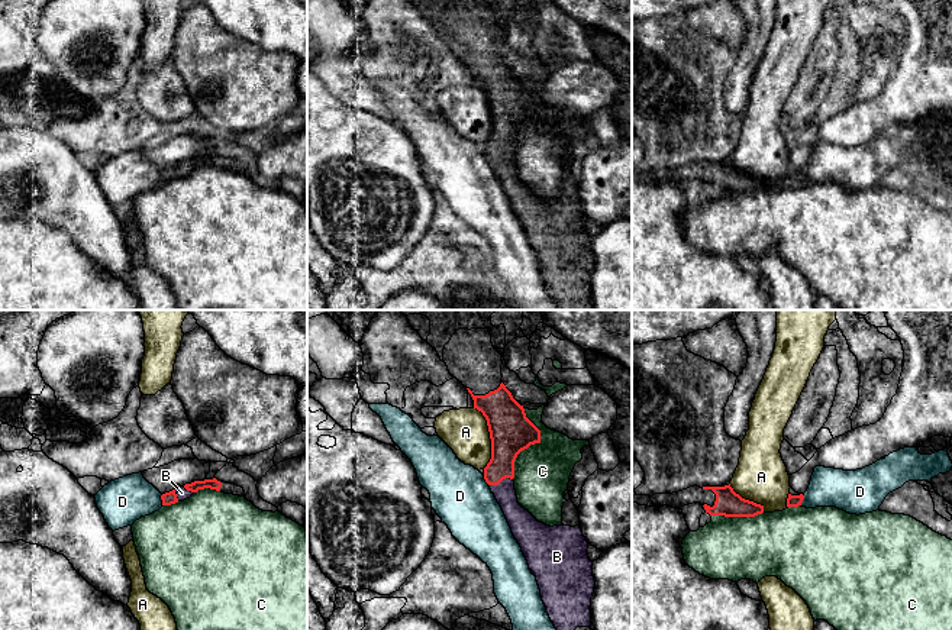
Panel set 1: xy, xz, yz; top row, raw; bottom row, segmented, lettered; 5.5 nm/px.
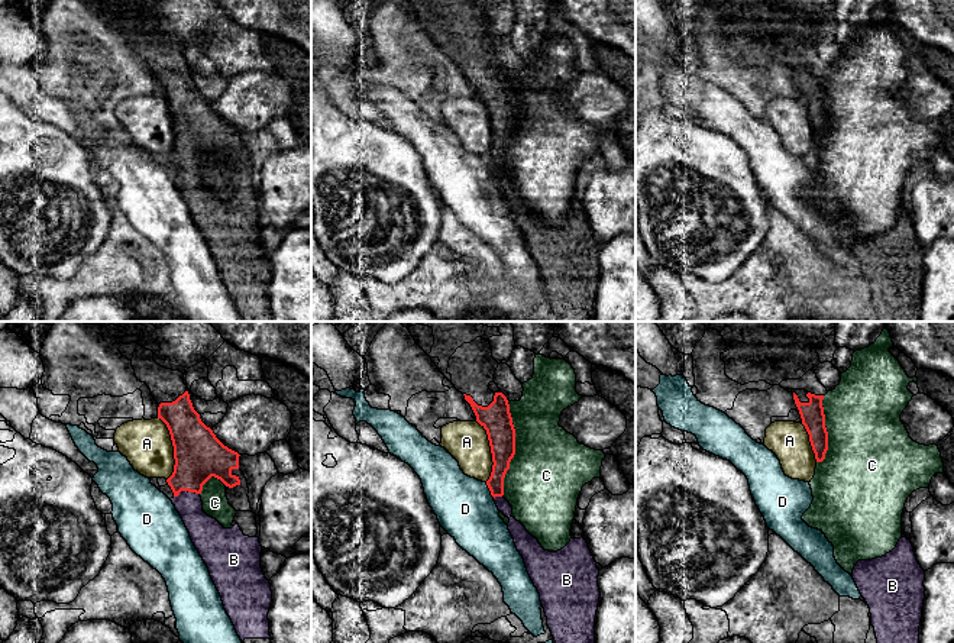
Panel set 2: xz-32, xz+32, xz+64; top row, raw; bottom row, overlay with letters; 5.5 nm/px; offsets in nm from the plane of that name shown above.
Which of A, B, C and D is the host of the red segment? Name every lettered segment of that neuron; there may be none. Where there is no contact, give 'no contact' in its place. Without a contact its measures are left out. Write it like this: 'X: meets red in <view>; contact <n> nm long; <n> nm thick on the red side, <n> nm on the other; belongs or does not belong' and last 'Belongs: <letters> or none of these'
A: meets red in xz; contact 360 nm long; 240 nm thick on the red side, 240 nm on the other; does not belong
B: meets red in xz; contact 140 nm long; 200 nm thick on the red side, 140 nm on the other; belongs
C: meets red in xz; contact 400 nm long; 240 nm thick on the red side, 320 nm on the other; does not belong
D: meets red in xy; contact 60 nm long; 70 nm thick on the red side, 260 nm on the other; does not belong
Belongs: B

